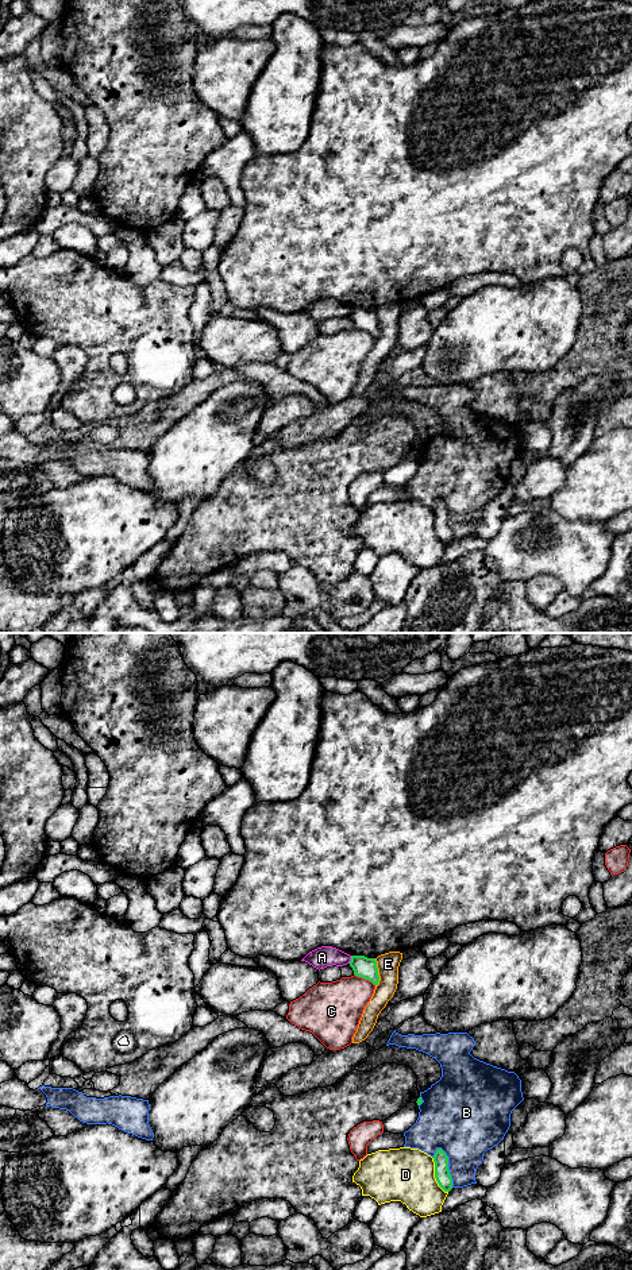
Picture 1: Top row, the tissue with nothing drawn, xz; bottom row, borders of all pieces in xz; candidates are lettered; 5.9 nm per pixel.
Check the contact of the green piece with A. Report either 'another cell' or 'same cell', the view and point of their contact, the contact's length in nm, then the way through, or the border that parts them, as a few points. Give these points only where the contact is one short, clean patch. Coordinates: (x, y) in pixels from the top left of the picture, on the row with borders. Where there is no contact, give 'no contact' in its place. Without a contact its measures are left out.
another cell; contact xz (351, 960); length 50 nm; border xz (351, 956), (349, 962)

